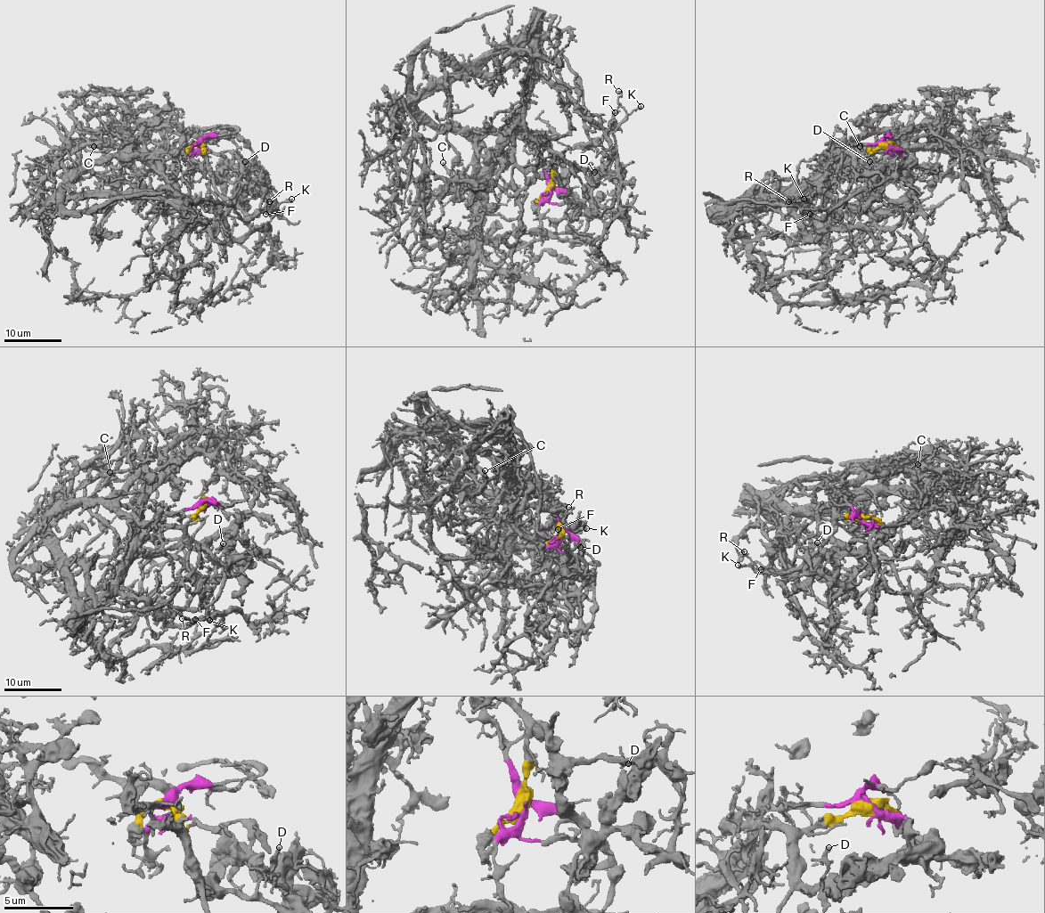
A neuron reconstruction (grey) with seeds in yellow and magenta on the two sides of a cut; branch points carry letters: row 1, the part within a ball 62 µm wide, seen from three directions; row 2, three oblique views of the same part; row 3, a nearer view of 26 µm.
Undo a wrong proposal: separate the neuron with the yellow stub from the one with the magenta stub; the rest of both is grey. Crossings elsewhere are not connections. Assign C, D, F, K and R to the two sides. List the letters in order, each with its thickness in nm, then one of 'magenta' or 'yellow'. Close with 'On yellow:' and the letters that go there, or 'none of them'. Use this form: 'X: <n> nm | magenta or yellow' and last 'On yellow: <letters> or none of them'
C: 200 nm | magenta
D: 200 nm | yellow
F: 150 nm | yellow
K: 150 nm | yellow
R: 200 nm | yellow
On yellow: D, F, K, R

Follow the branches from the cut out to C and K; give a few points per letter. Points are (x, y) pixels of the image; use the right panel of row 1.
C: (886, 143), (845, 145), (827, 174), (884, 147), (860, 147)
K: (886, 143), (868, 148), (856, 159), (856, 171), (845, 196), (845, 203), (837, 213), (818, 210), (804, 199)

